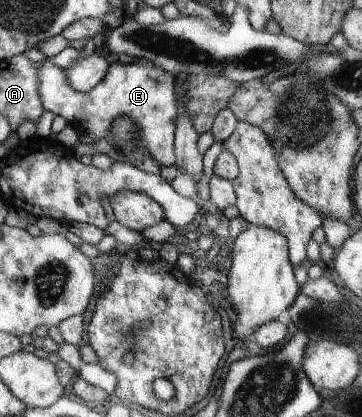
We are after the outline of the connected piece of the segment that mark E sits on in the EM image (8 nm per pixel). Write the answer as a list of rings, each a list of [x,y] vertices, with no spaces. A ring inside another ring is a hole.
[[[51,59],[38,61],[42,72],[41,93],[46,108],[56,116],[61,116],[77,135],[88,135],[94,141],[114,137],[114,125],[119,119],[133,119],[139,125],[139,137],[129,143],[131,150],[145,151],[161,167],[169,167],[177,161],[174,152],[174,138],[180,118],[177,88],[174,76],[158,64],[147,59],[134,59],[121,63],[116,59],[111,69],[97,86],[88,92],[75,91],[64,69],[55,65]]]

